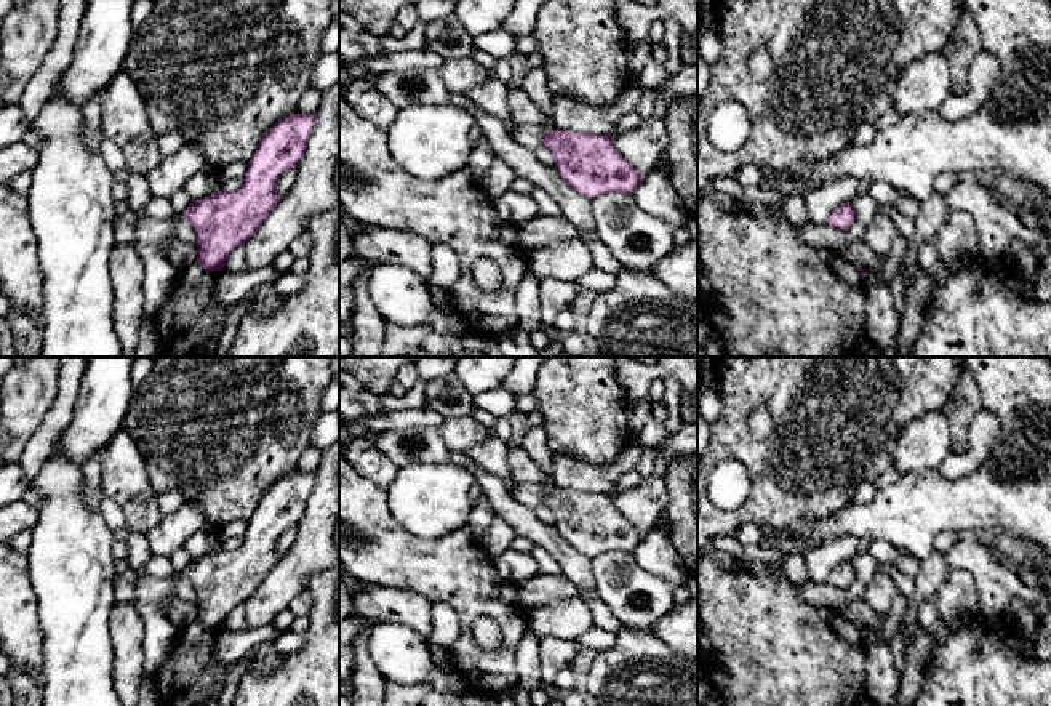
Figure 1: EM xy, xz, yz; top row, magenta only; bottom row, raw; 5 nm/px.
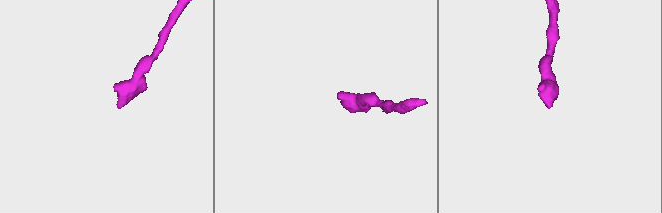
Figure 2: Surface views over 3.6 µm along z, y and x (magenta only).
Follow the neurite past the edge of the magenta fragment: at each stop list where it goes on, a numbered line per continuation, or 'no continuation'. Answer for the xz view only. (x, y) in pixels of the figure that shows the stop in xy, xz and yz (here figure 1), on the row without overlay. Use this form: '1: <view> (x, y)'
1: xz (531, 497)

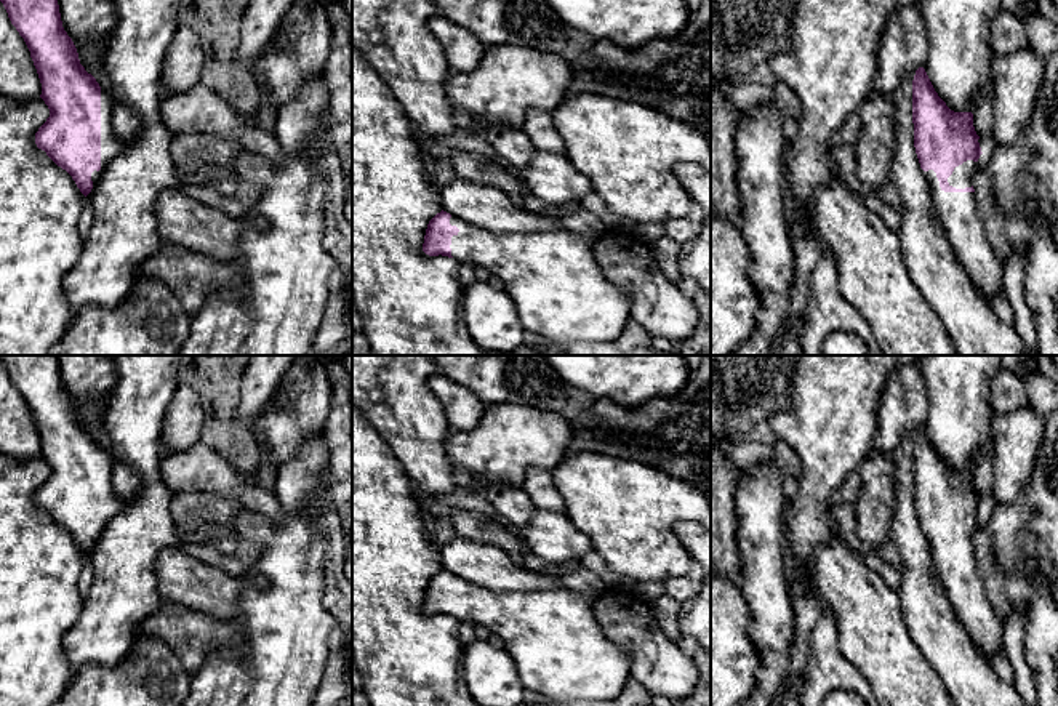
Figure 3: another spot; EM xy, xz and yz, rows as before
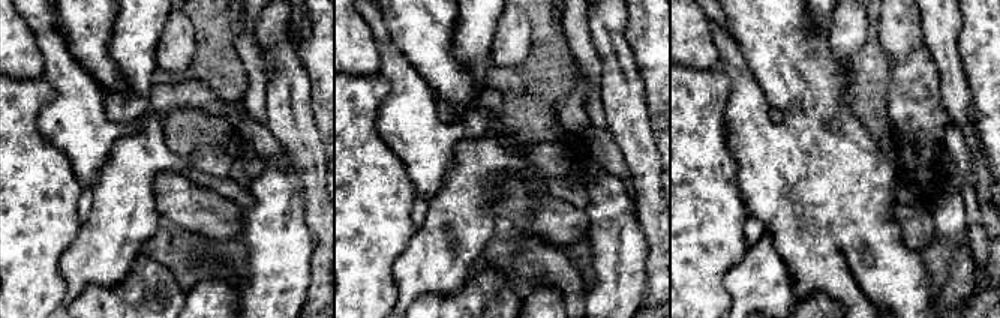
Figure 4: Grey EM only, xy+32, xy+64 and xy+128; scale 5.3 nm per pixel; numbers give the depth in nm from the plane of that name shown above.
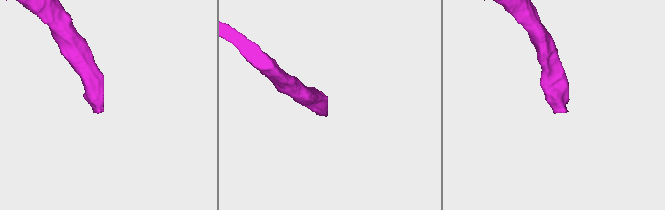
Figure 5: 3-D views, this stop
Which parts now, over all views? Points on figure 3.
1: xy (88, 380)

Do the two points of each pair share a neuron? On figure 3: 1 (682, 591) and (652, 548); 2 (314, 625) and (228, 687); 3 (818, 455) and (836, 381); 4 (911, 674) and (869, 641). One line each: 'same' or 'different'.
1: different
2: same
3: same
4: same

